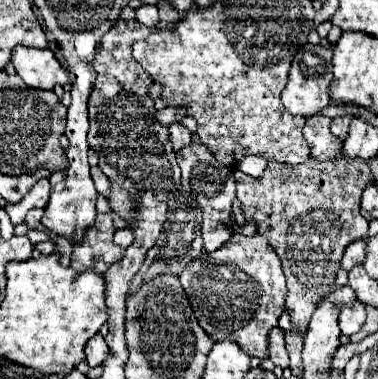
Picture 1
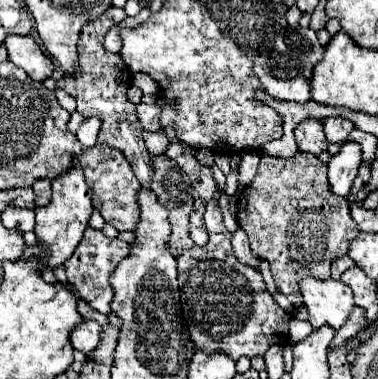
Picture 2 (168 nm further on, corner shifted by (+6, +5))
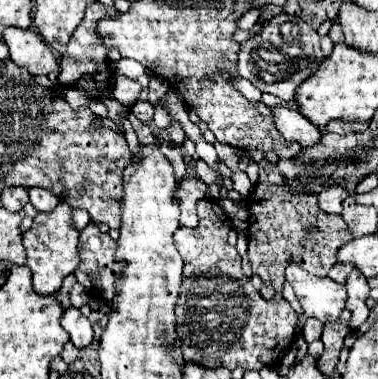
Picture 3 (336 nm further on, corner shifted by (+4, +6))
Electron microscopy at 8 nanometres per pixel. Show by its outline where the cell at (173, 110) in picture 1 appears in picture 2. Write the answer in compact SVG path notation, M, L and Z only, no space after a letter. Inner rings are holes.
M147 103L137 105L137 117L139 117L145 131L159 131L161 129L159 115L161 115L161 109L157 105L147 105Z

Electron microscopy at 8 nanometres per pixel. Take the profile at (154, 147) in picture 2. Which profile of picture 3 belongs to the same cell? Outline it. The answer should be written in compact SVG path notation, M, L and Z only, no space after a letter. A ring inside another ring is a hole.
M131 114L129 118L131 118L131 124L133 124L133 130L135 130L137 136L139 136L139 142L141 142L141 144L155 144L155 134L151 132L151 128L145 126L143 122L139 122L133 114Z

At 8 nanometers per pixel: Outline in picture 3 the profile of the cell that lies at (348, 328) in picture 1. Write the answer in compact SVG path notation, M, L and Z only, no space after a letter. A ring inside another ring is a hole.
M295 262L287 266L285 278L293 286L307 316L321 320L323 324L333 324L339 320L347 300L343 284L333 282L331 278L317 278Z

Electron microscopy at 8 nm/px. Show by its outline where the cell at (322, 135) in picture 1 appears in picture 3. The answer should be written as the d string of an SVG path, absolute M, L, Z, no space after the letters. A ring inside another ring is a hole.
M277 106L277 108L273 108L273 118L275 118L277 130L287 140L293 140L305 148L309 148L321 140L319 128L315 128L315 124L311 124L303 114L299 114L295 110L289 110L285 106Z

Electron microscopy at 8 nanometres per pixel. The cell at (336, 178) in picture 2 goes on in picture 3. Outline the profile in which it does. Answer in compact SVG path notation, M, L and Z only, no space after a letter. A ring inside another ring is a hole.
M331 184L331 188L325 188L319 194L319 208L327 214L341 214L341 204L347 196L347 188L343 188L341 184Z

